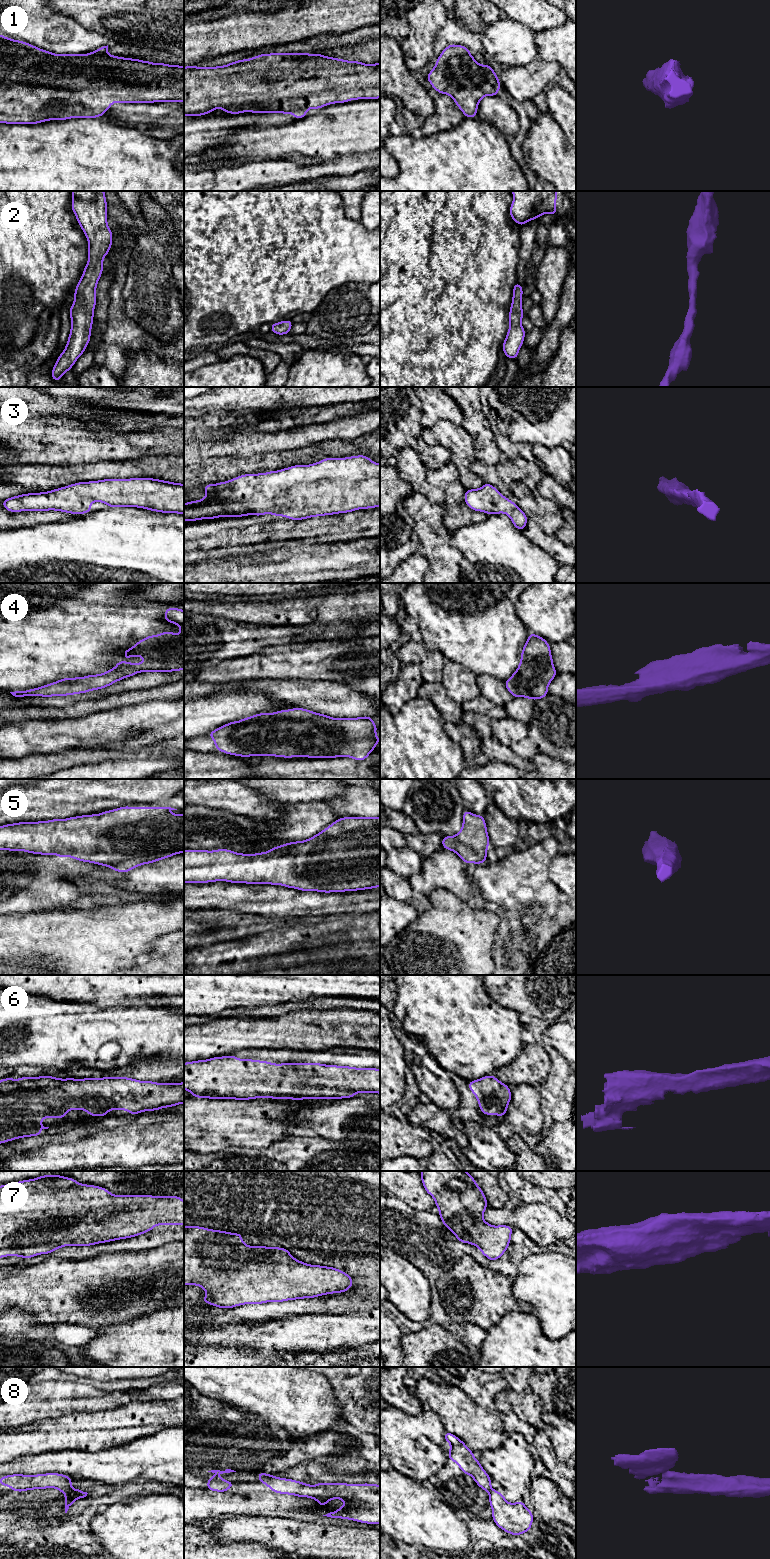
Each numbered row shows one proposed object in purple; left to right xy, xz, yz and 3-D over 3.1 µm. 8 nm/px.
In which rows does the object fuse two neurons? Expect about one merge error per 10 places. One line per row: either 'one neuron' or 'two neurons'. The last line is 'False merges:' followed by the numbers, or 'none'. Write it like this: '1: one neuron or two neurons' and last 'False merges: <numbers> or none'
1: one neuron
2: one neuron
3: one neuron
4: one neuron
5: one neuron
6: one neuron
7: one neuron
8: two neurons
False merges: 8

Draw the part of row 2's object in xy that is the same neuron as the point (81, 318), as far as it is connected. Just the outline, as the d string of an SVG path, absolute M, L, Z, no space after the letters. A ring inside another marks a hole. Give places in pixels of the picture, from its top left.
M72 191L71 208L88 240L88 262L74 290L74 302L69 310L71 329L64 351L51 371L58 382L71 370L84 353L91 339L96 306L96 287L103 273L103 259L112 247L113 233L107 224L107 200L104 191Z

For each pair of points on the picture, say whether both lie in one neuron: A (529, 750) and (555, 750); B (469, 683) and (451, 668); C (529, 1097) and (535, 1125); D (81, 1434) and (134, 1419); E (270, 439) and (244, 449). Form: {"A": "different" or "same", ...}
{"A": "same", "B": "same", "C": "same", "D": "same", "E": "same"}

